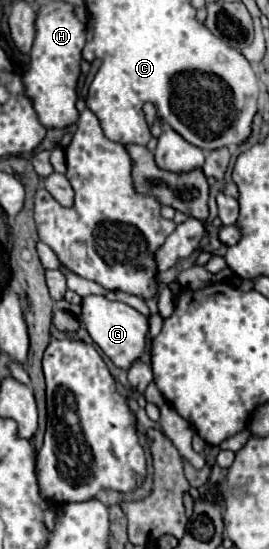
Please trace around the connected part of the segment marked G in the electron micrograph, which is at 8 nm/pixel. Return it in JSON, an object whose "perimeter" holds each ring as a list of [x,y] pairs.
{"perimeter":[[[83,296],[81,298],[81,324],[87,328],[93,342],[113,360],[115,366],[127,370],[143,352],[149,324],[147,318],[137,312],[135,308],[119,302],[119,300],[107,300],[105,296]]]}

